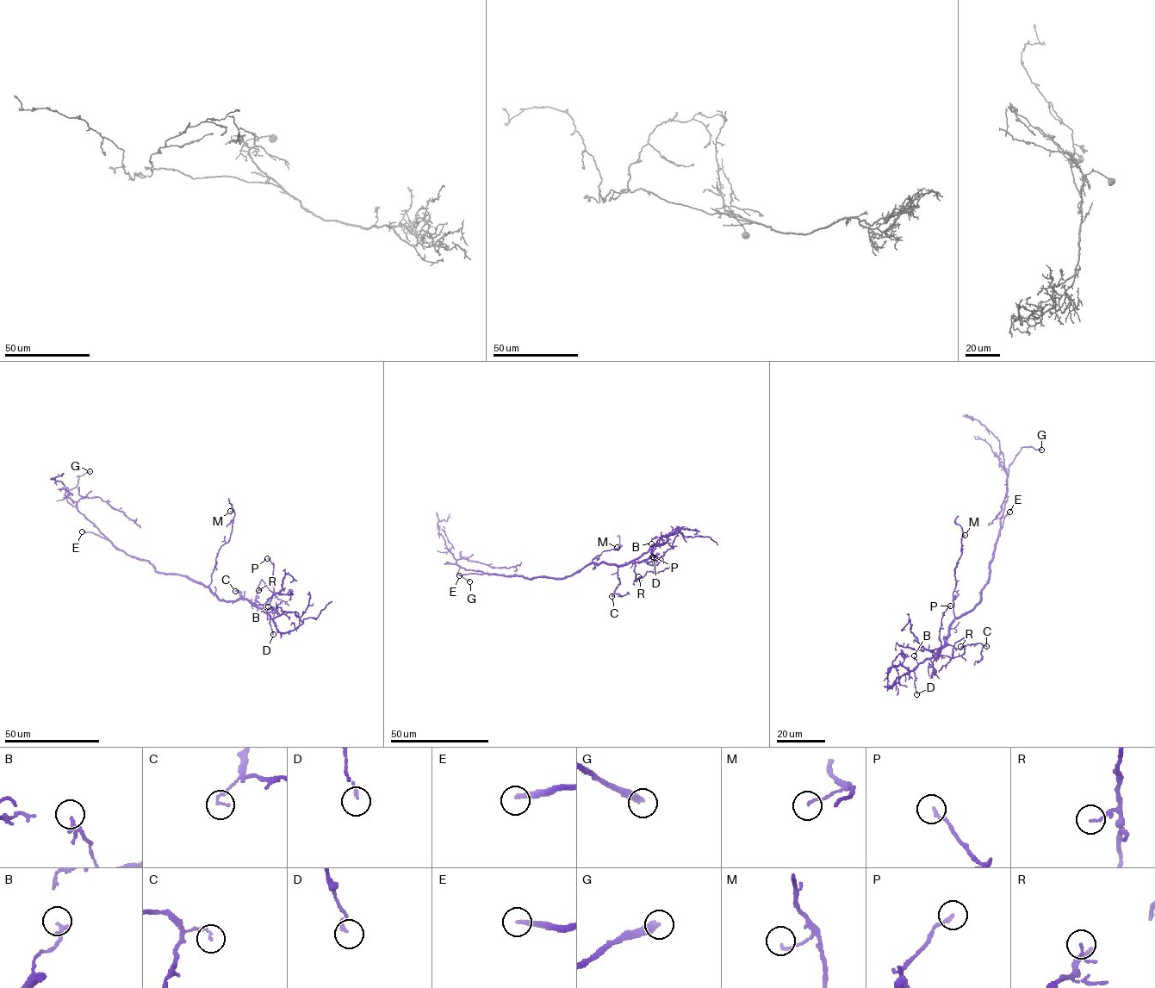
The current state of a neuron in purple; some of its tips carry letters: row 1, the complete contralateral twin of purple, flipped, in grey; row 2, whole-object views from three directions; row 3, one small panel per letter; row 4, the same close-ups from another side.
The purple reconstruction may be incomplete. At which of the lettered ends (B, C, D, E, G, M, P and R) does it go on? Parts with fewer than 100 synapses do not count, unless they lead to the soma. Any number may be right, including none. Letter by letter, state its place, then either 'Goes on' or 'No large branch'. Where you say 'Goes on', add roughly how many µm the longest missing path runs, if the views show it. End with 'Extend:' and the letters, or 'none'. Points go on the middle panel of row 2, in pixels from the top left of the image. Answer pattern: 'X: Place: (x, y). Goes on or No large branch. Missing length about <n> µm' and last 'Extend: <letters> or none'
B: Place: (651, 543). No large branch
C: Place: (611, 596). No large branch
D: Place: (654, 557). No large branch
E: Place: (459, 575). Goes on. Missing length about 200 µm
G: Place: (469, 581). Goes on. Missing length about 8 µm
M: Place: (617, 547). No large branch
P: Place: (652, 556). No large branch
R: Place: (638, 576). No large branch
Extend: E, G

